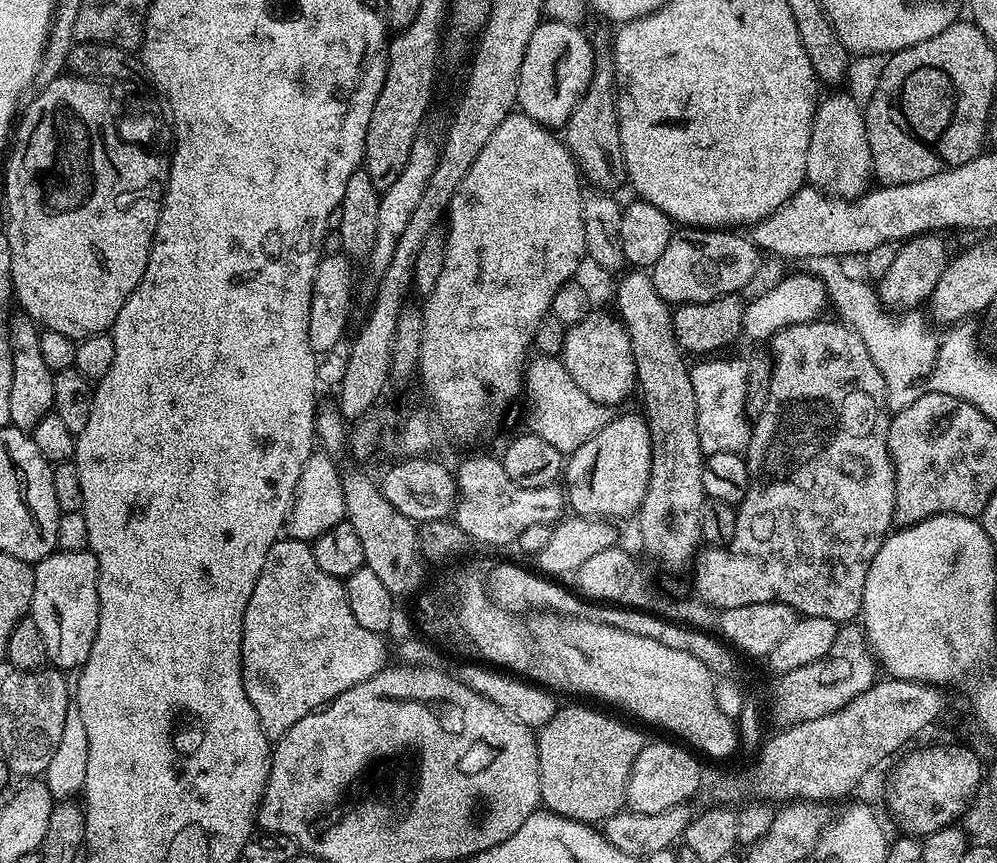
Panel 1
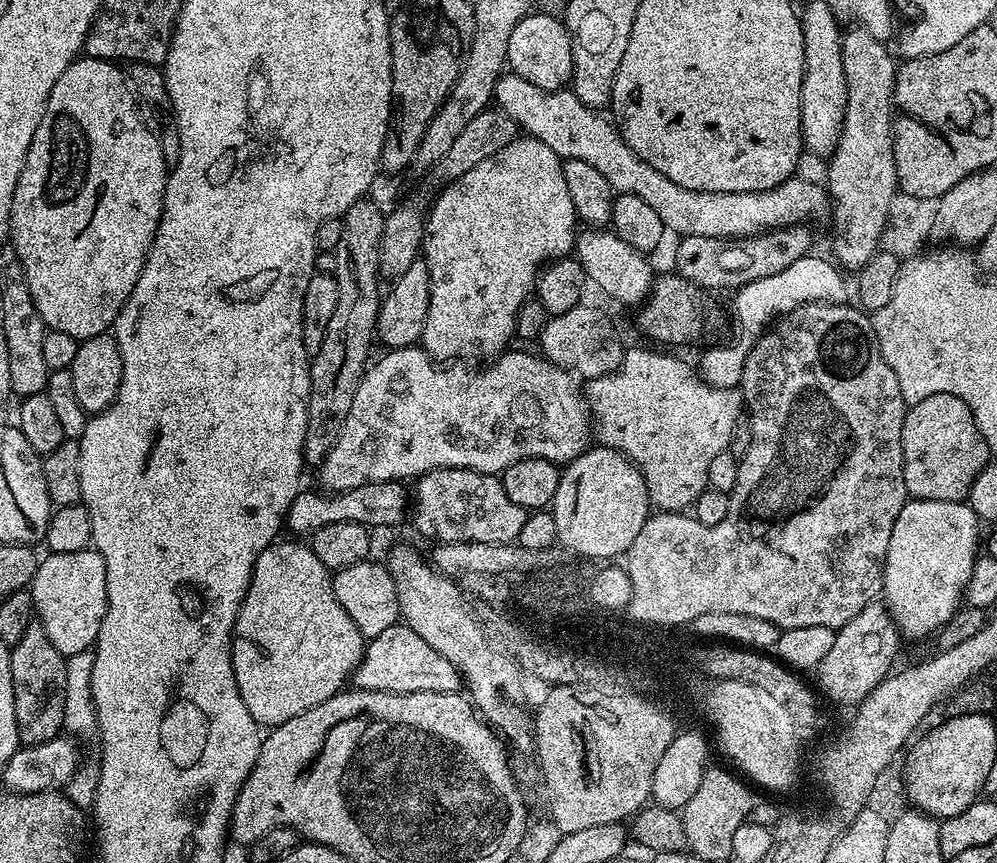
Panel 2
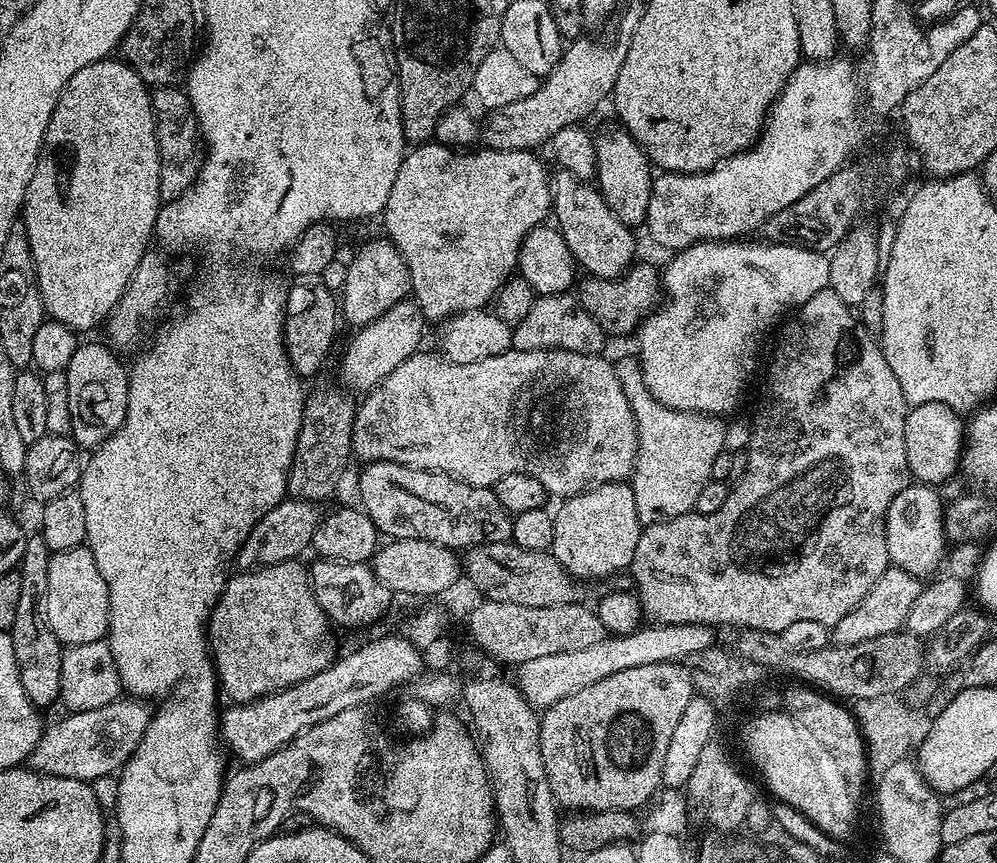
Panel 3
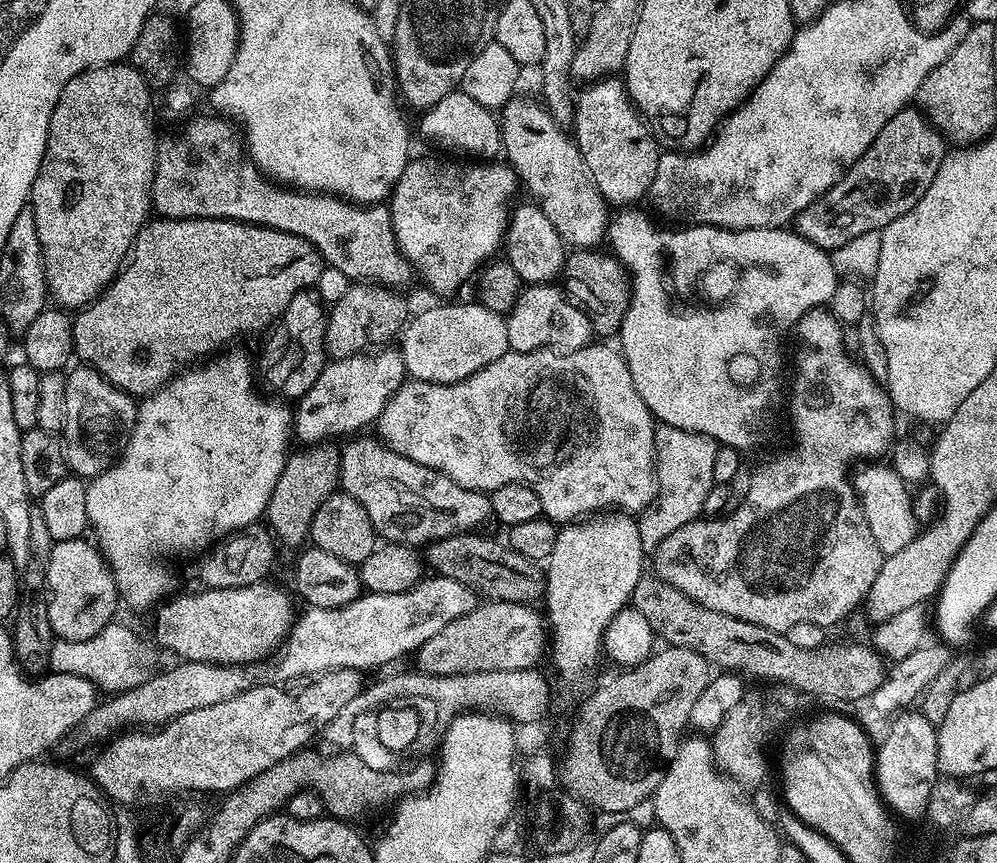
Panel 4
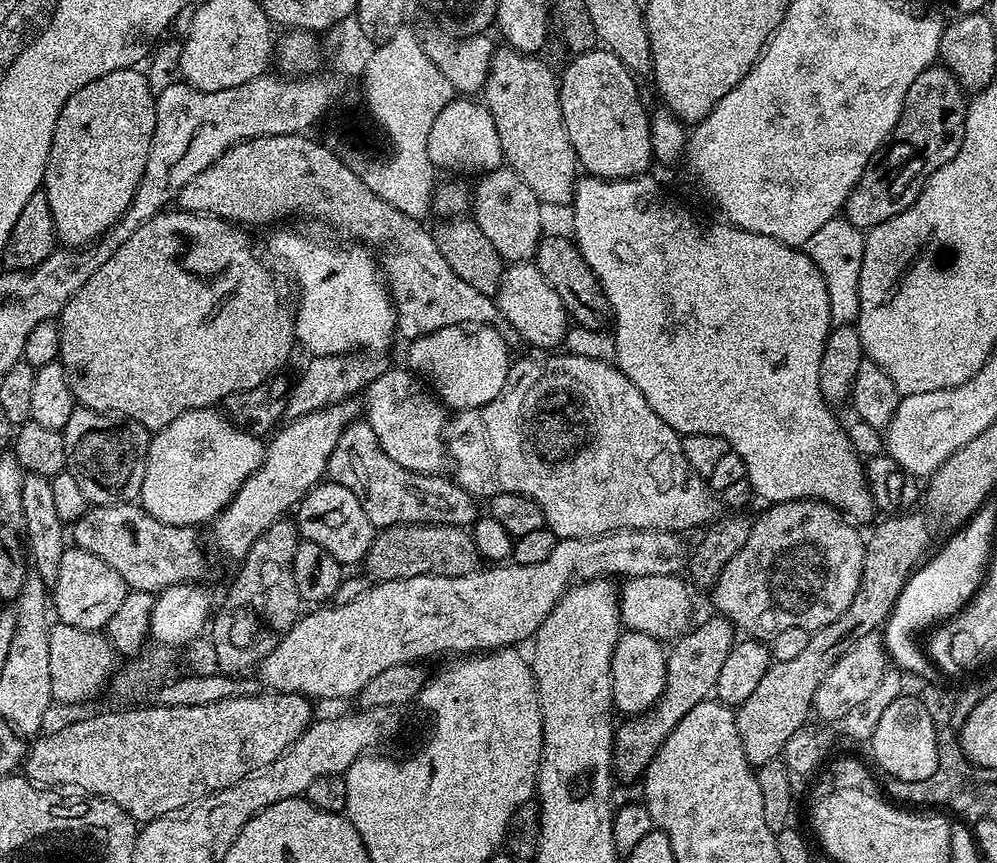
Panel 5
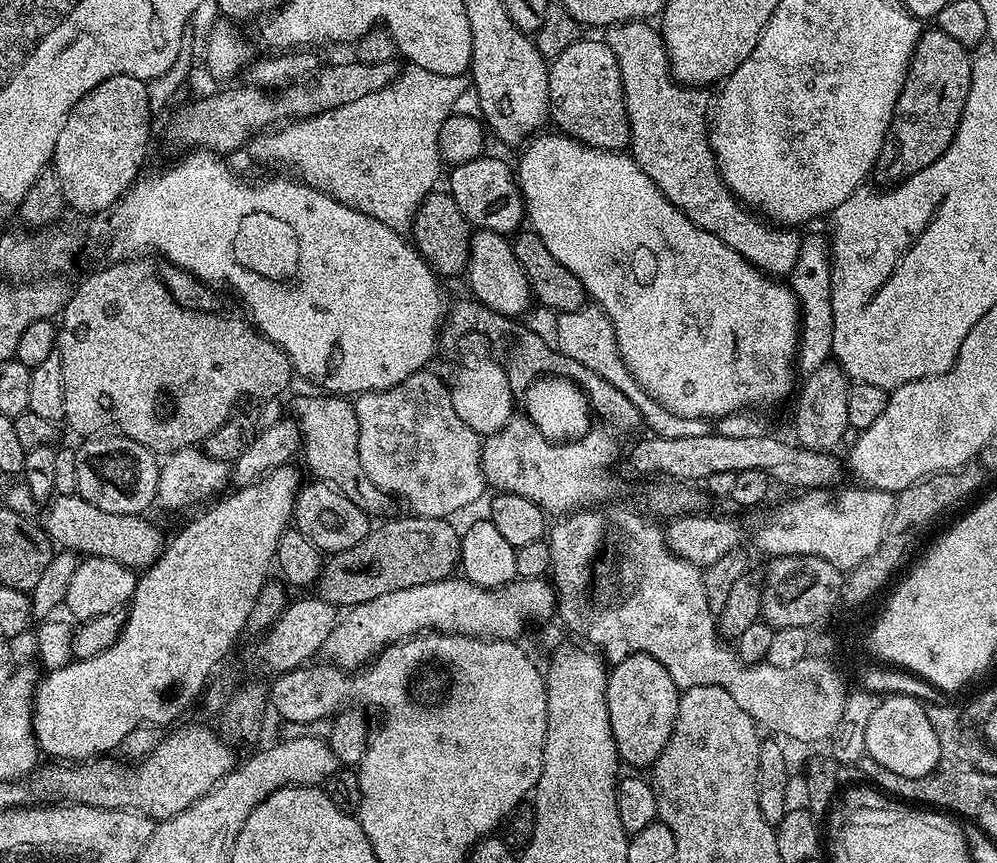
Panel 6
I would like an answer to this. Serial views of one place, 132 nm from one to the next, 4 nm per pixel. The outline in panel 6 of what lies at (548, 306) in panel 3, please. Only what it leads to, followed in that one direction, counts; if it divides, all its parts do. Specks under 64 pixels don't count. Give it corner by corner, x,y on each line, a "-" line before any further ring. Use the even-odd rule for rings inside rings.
476,230
471,233
468,246
466,277
472,287
471,295
490,310
509,318
520,318
531,304
534,304
532,287
528,285
518,258
514,258
511,243
499,232

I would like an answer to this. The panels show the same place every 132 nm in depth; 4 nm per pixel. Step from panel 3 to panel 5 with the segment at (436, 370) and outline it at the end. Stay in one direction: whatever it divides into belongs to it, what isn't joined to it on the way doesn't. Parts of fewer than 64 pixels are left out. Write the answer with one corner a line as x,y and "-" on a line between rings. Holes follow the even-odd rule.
548,354
545,360
520,360
518,359
511,365
506,378
504,389
498,394
493,401
486,405
480,405
477,408
470,408
464,411
457,411
456,416
447,421
444,429
444,447
446,449
447,459
450,461
450,468
452,464
451,475
454,477
456,483
461,484
465,490
471,494
471,496
477,498
487,498
490,496
497,496
498,494
522,494
523,496
529,496
534,502
538,502
538,506
542,510
544,515
544,522
546,527
551,530
559,539
562,540
588,540
591,536
605,536
608,532
617,532
623,528
645,528
646,530
659,530
660,532
674,532
677,534
684,534
687,528
698,528
703,529
705,526
712,524
717,519
718,513
721,511
722,504
719,499
714,495
711,488
708,487
705,477
701,476
700,473
693,470
688,465
688,460
684,456
684,451
680,445
682,436
681,433
674,431
671,426
666,422
662,422
662,418
658,418
658,414
654,414
654,410
650,410
650,402
646,402
646,398
642,398
642,394
638,390
638,386
634,386
634,382
630,382
630,378
626,378
626,374
620,371
619,367
615,363
609,362
608,360
599,360
599,358
588,358
578,357
569,354
562,354
562,356
552,356
556,354

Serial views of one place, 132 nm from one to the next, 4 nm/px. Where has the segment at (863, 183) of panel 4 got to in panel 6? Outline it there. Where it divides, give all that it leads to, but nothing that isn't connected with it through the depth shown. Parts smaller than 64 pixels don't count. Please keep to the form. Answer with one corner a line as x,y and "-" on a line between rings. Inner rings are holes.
935,26
929,27
930,30
921,31
920,39
916,44
916,48
913,50
912,61
909,63
908,76
905,78
905,84
902,86
900,97
897,100
896,113
895,113
895,123
900,124
912,124
908,128
908,132
912,136
924,136
921,140
916,140
912,145
904,144
900,148
900,156
904,161
901,162
900,168
901,173
911,174
916,172
920,168
924,168
930,161
937,157
941,156
944,152
944,149
948,147
951,139
956,134
956,126
960,123
960,115
964,113
964,103
968,97
968,91
970,90
970,82
972,81
972,61
973,57
970,55
969,49
966,49
962,46
962,42
954,42
954,38
950,38
950,34
946,34
941,28

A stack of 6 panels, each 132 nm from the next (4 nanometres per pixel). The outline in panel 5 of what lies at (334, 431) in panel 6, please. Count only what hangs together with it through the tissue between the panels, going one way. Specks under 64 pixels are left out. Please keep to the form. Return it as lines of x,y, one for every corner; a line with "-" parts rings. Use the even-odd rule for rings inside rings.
364,418
353,420
338,438
338,446
334,446
328,459
326,476
331,483
346,486
346,490
350,490
354,498
362,502
362,510
366,510
366,518
370,518
370,522
378,530
395,524
449,524
463,528
475,524
478,519
477,497
471,496
461,484
447,475
444,477
444,474
411,472
398,466
398,462
394,462
394,458
390,458
386,450
382,450
378,442
378,434
374,434
374,430

